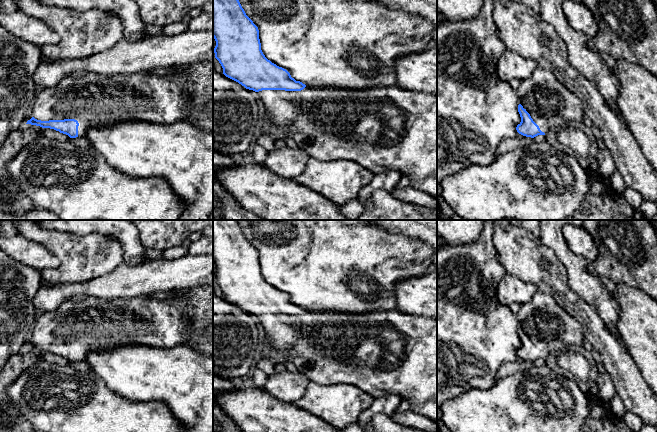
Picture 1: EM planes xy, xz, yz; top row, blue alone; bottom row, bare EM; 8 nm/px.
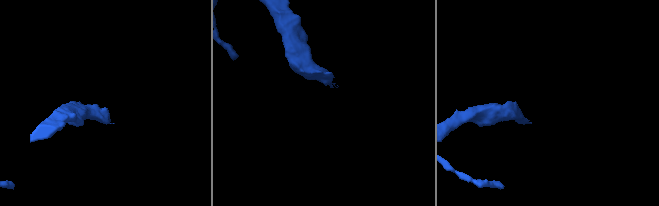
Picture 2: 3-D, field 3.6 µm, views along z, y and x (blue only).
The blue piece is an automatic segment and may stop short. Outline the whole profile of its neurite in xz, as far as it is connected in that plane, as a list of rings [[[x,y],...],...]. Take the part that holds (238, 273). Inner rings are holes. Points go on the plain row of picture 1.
[[[213,220],[213,262],[216,265],[213,276],[223,292],[223,298],[246,313],[255,315],[263,325],[267,347],[292,362],[309,381],[320,385],[353,385],[374,398],[397,394],[408,401],[411,411],[437,423],[437,318],[394,310],[366,313],[306,310],[265,281],[258,251],[246,239],[237,220]]]

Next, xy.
[[[213,284],[188,288],[182,296],[154,299],[149,294],[138,297],[105,298],[75,295],[52,311],[39,312],[33,329],[33,341],[26,348],[50,352],[70,362],[85,361],[93,351],[103,351],[125,345],[145,345],[156,348],[190,346],[199,336],[213,337]]]

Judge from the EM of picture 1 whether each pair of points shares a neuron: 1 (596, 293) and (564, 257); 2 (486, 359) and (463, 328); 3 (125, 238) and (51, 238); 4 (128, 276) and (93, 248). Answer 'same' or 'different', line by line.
1: same
2: same
3: different
4: different

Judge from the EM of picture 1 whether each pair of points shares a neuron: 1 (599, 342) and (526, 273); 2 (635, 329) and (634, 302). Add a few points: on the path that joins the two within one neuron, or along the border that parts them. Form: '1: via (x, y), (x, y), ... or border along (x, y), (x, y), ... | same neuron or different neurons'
1: via (590, 321), (547, 278) | same neuron
2: via (635, 322), (635, 309) | same neuron

